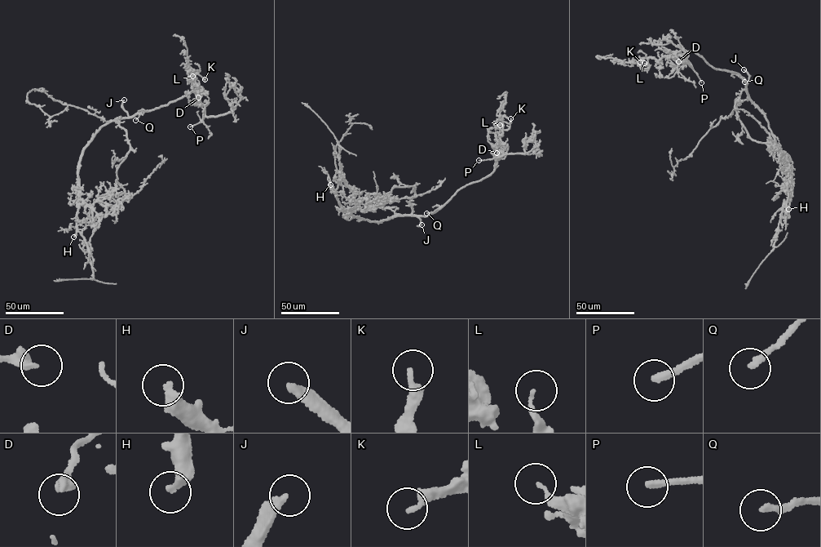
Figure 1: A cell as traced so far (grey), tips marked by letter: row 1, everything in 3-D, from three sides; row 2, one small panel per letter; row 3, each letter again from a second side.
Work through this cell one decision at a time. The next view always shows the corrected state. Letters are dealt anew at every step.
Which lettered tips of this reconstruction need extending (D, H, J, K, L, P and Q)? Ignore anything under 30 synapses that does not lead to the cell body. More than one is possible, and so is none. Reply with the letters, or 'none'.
H, J, P

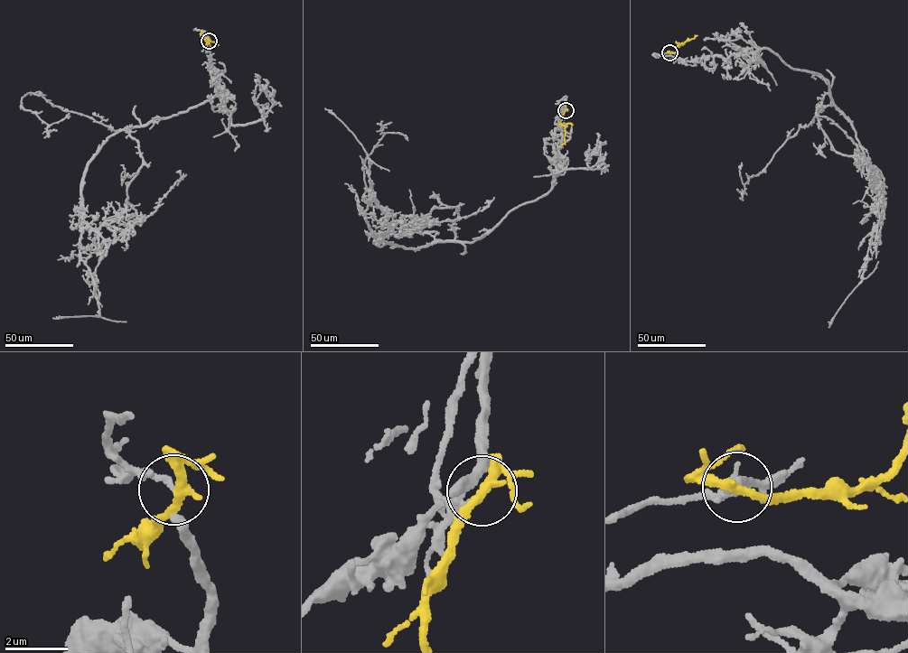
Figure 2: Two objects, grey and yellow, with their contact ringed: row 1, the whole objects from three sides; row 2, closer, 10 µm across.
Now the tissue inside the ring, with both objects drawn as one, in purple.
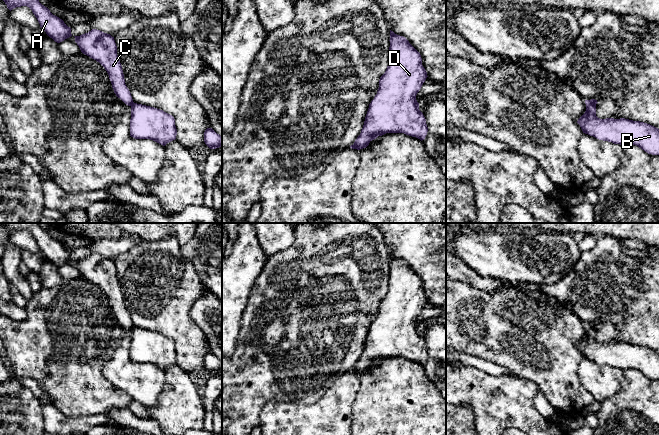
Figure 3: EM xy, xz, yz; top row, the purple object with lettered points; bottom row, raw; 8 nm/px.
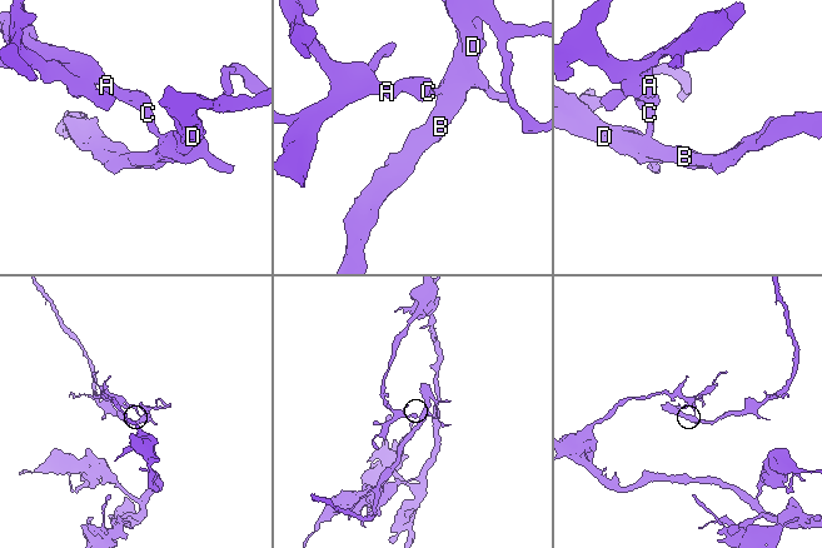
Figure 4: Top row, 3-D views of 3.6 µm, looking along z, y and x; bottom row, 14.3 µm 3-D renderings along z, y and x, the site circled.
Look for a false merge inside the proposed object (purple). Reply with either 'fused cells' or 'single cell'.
fused cells

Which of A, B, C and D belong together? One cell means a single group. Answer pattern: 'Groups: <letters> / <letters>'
Groups: A C / B D

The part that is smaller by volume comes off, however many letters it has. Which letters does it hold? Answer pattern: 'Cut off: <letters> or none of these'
Cut off: B, D

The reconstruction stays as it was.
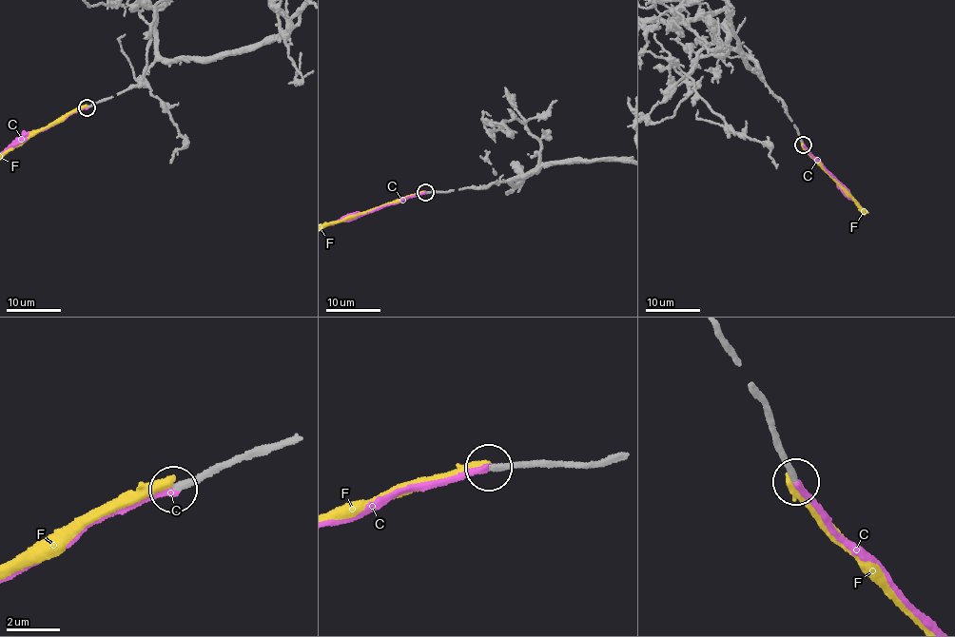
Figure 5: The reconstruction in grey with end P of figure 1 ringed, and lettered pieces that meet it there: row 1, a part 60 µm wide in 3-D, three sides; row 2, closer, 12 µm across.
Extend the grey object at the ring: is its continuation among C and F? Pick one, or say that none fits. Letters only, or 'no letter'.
C

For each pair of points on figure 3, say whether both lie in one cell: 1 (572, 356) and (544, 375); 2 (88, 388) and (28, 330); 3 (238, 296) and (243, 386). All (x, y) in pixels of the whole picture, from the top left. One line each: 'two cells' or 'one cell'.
1: one cell
2: one cell
3: two cells

